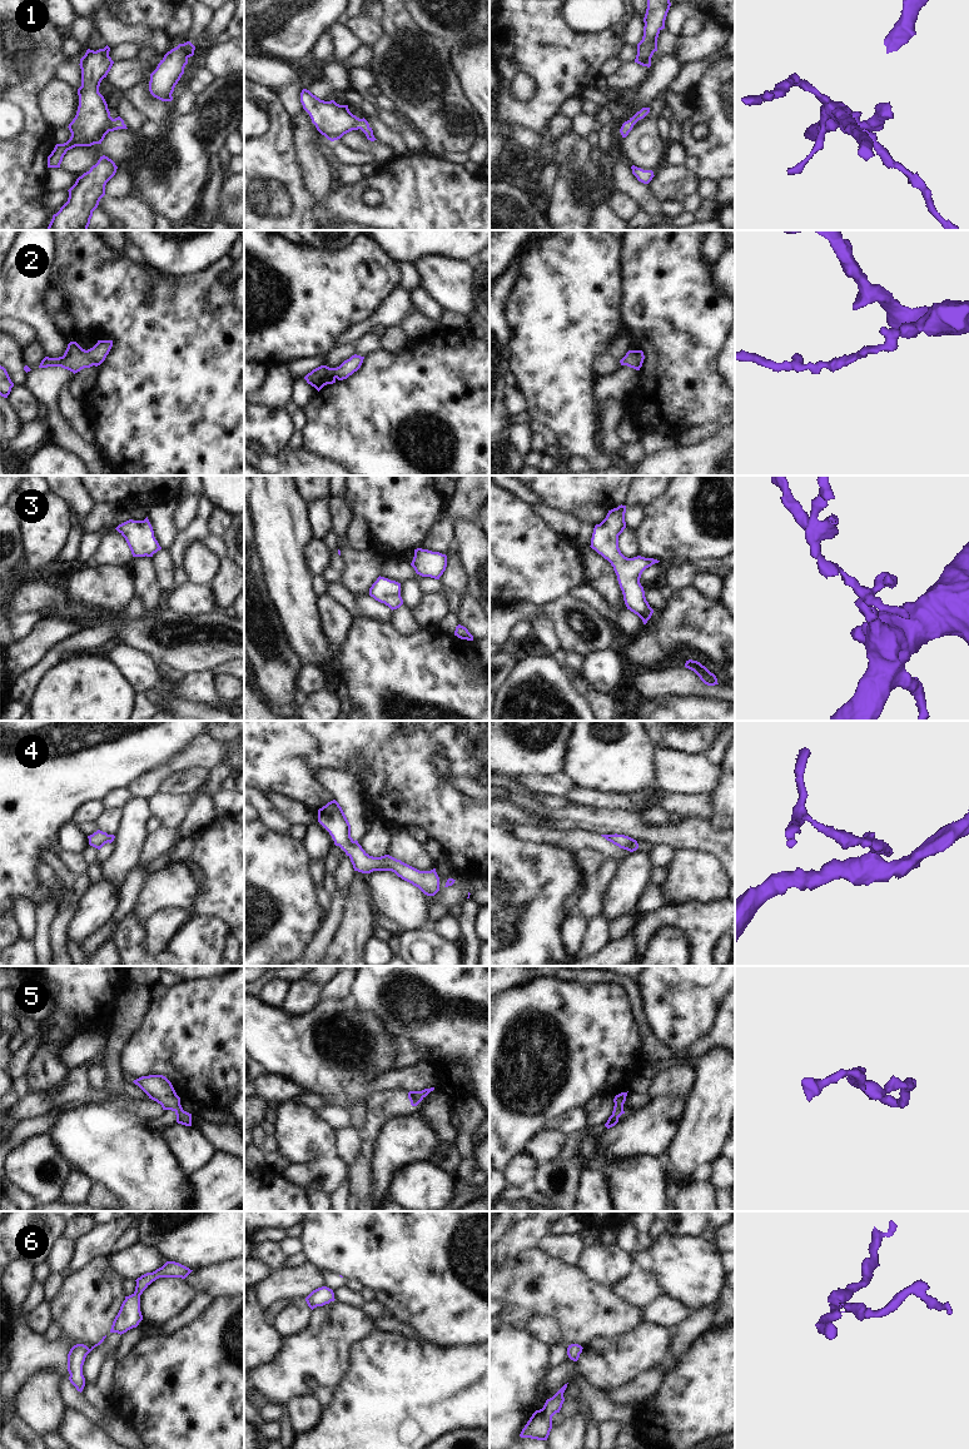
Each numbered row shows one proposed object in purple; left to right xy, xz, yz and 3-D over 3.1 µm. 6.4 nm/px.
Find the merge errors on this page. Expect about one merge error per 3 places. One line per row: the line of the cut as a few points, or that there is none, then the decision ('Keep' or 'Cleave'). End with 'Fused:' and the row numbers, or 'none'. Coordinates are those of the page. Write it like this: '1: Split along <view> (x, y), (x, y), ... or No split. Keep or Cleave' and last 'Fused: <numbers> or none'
1: No split. Keep
2: No split. Keep
3: No split. Keep
4: No split. Keep
5: No split. Keep
6: Split along xy (89, 1349), (87, 1353). Cleave
Fused: 6.

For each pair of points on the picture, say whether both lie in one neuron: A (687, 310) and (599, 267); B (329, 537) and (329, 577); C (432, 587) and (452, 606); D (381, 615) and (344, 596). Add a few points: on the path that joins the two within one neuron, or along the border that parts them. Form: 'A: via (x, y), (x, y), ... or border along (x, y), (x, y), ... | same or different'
A: border along (620, 249), (622, 307) | different
B: via (333, 547), (334, 567) | same
C: via (438, 588), (452, 599) | same
D: via (372, 610), (353, 605) | same

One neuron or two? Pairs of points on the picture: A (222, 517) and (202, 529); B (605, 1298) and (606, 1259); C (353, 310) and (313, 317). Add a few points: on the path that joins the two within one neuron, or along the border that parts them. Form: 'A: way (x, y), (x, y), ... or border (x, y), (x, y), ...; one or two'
A: border (213, 507), (207, 522), (208, 532); two
B: border (581, 1269), (594, 1281), (612, 1289); two
C: way (343, 310), (323, 310); one

